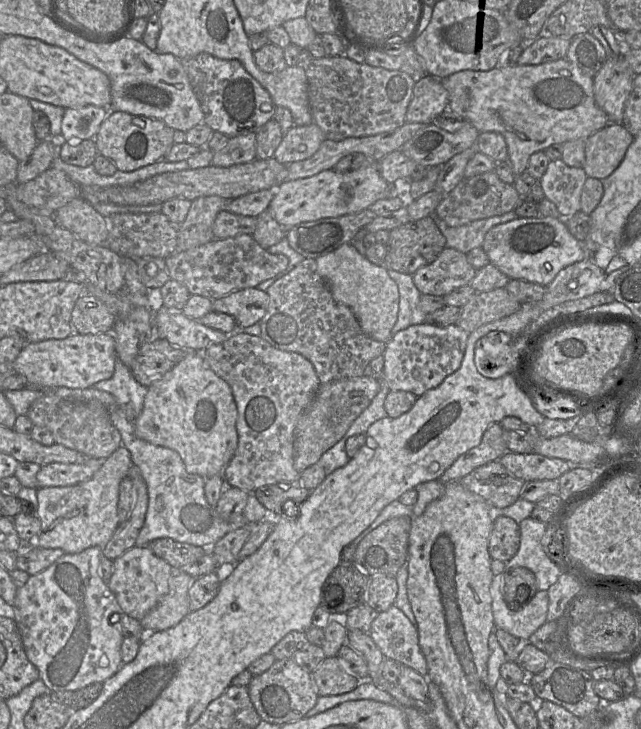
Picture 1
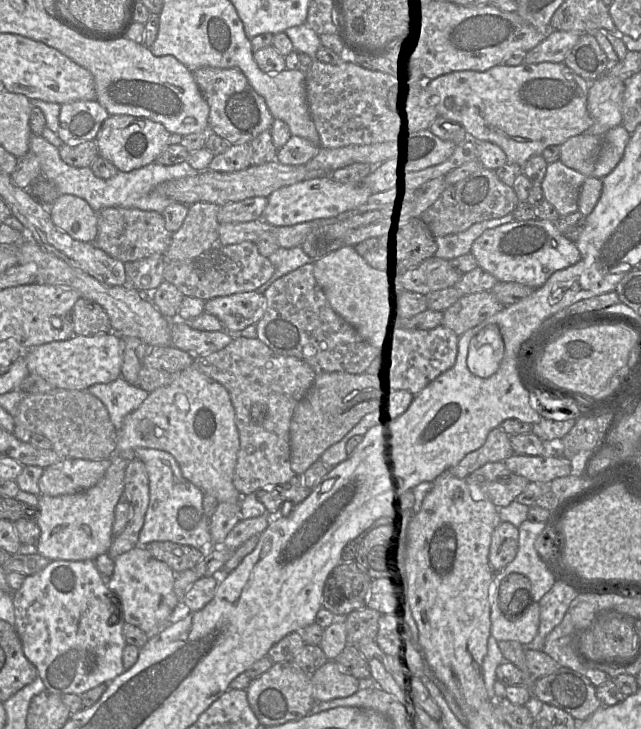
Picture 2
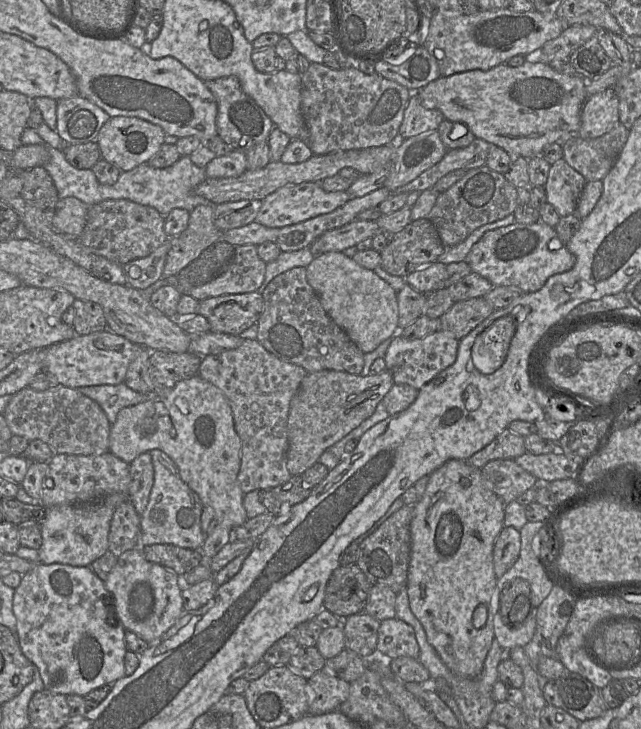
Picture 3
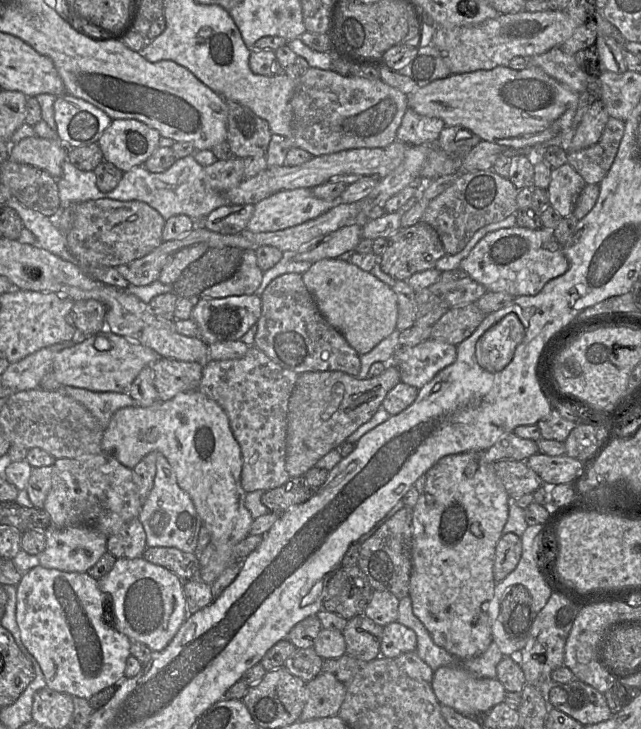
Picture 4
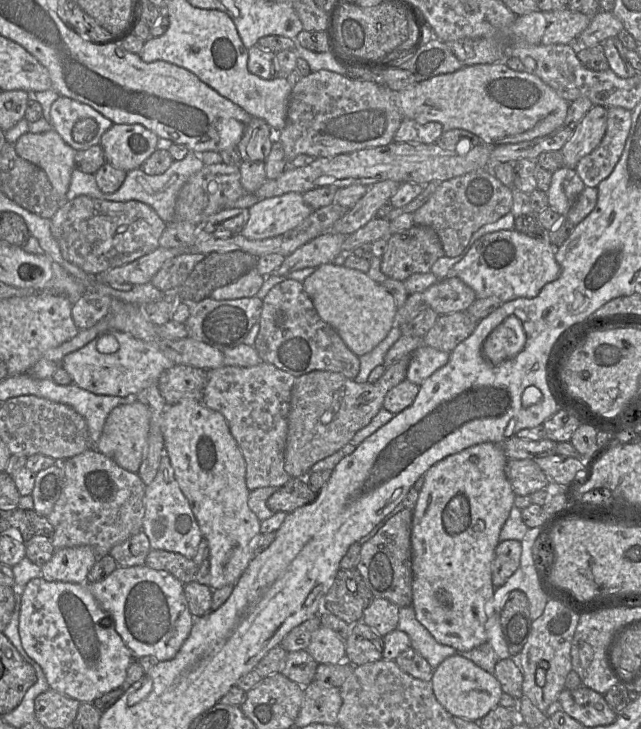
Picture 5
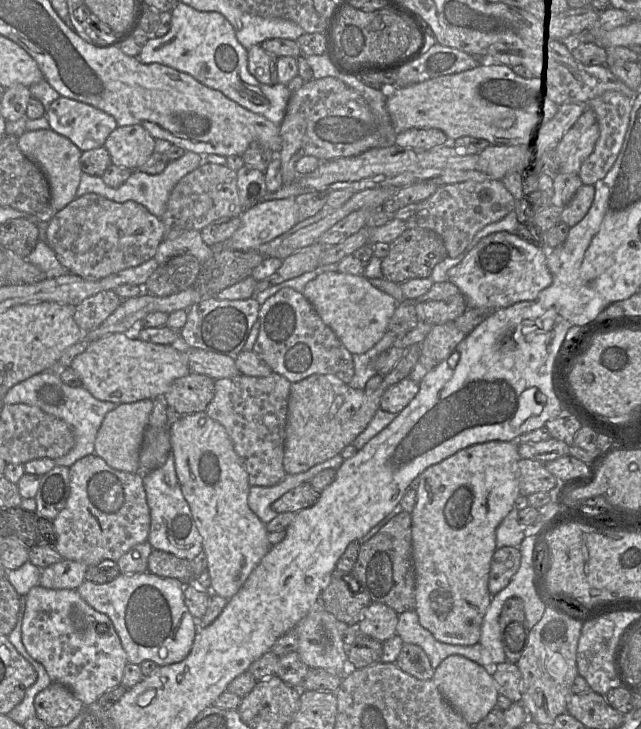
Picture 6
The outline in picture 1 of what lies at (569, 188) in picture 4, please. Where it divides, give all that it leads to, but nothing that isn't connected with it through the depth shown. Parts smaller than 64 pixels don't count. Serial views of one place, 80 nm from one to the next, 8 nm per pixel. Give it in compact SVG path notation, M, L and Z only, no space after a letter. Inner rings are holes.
M562 159L550 161L539 183L545 197L553 202L561 218L568 218L581 210L581 194L588 176L583 168L568 166Z

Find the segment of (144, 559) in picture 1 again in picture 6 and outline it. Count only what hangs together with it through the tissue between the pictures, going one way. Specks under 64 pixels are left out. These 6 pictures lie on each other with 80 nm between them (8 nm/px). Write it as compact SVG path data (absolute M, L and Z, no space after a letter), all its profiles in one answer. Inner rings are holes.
M148 570L135 574L120 573L107 583L85 580L76 591L87 604L110 618L129 663L139 665L151 660L158 666L165 666L181 662L189 655L198 621L186 606L184 585L177 579L160 577Z

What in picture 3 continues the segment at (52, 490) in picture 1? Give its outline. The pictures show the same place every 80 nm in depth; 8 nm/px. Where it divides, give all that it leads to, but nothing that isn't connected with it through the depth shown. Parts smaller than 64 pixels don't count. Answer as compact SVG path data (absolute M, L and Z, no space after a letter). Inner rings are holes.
M116 493L90 504L45 508L45 517L39 524L42 534L42 544L38 549L40 563L90 566L94 560L109 551L111 520L116 508L126 500L128 494Z

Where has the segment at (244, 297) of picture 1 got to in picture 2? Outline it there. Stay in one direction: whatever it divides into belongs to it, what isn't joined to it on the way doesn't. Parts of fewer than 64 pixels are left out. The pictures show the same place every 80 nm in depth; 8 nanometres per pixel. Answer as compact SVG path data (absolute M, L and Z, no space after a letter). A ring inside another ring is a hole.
M257 291L215 297L205 301L204 312L216 316L227 332L240 332L262 318L266 298Z

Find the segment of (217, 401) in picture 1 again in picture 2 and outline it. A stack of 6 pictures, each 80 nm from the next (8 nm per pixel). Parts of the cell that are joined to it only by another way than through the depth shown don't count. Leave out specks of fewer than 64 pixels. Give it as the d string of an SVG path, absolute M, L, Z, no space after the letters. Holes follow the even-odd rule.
M193 364L192 366L183 370L170 384L160 387L149 393L149 396L136 410L126 415L121 429L119 429L117 432L117 445L115 454L118 454L130 461L134 458L134 451L138 448L152 448L166 451L175 458L181 469L182 475L195 486L200 488L204 493L211 494L218 500L219 503L228 502L240 504L242 496L246 495L242 495L233 485L233 474L237 462L239 445L239 434L235 424L235 410L233 408L229 392L223 385L205 375L197 368L195 364Z

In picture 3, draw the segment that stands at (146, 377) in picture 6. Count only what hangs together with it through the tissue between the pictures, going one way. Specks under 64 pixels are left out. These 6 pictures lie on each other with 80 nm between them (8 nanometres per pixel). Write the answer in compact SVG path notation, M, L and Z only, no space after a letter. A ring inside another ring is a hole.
M110 330L75 335L45 348L44 370L53 374L60 385L68 388L116 385L124 382L129 364L138 355L138 347Z

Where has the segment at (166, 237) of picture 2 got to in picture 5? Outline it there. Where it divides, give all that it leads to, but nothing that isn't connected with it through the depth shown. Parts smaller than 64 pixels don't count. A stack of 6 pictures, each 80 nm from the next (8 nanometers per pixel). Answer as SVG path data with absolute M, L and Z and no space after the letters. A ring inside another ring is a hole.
M80 195L61 203L50 229L64 259L98 275L156 250L166 225L153 208L140 201L115 202Z

